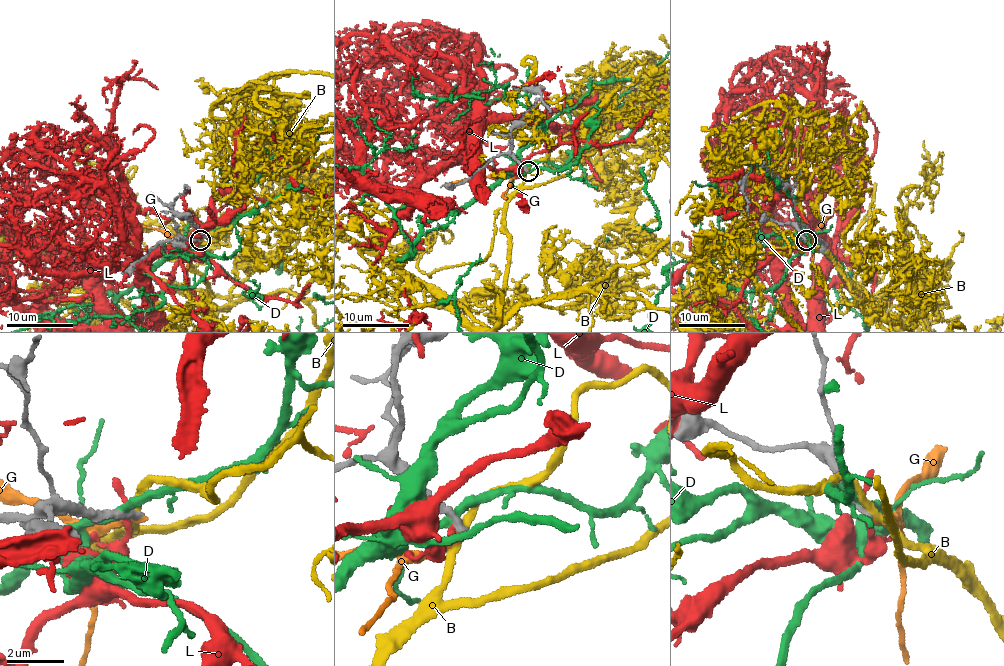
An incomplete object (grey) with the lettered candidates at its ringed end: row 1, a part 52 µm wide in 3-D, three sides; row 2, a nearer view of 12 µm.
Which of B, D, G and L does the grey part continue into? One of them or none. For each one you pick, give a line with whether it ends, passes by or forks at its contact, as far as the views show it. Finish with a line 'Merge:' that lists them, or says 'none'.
Merge: none

